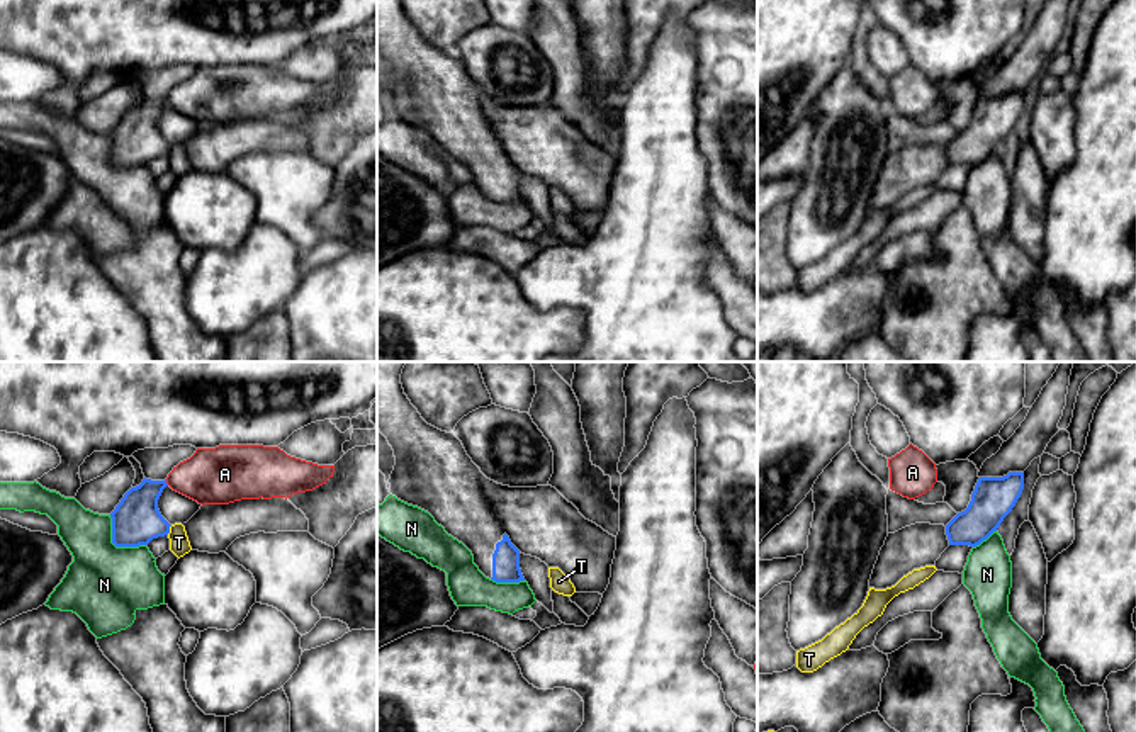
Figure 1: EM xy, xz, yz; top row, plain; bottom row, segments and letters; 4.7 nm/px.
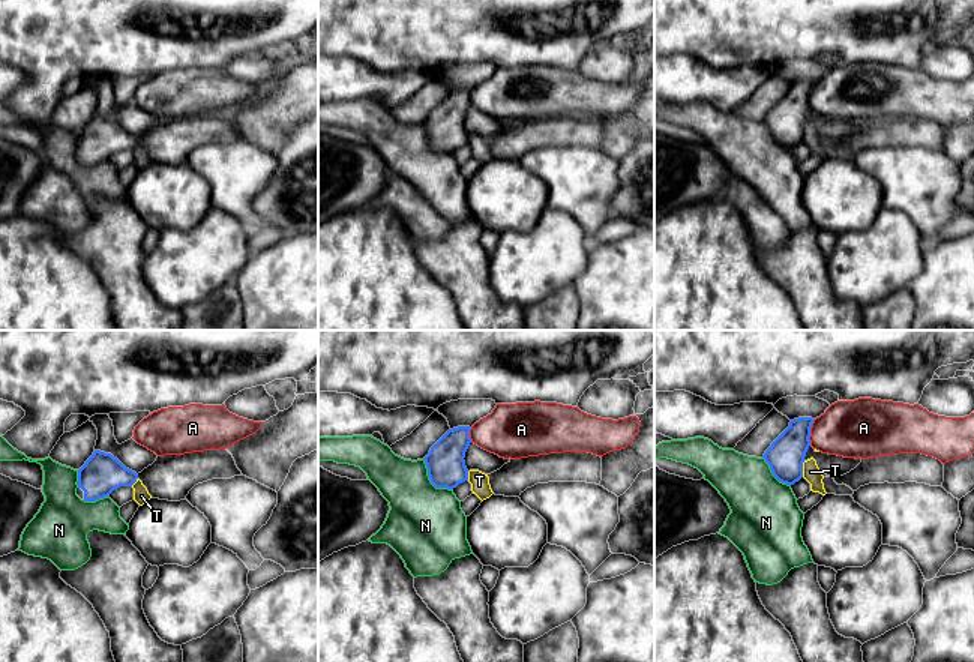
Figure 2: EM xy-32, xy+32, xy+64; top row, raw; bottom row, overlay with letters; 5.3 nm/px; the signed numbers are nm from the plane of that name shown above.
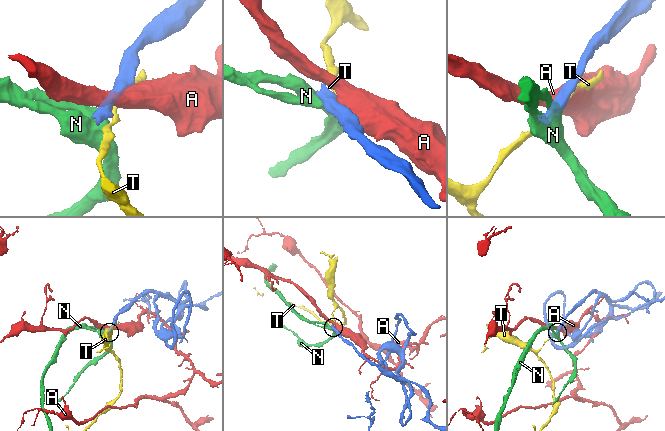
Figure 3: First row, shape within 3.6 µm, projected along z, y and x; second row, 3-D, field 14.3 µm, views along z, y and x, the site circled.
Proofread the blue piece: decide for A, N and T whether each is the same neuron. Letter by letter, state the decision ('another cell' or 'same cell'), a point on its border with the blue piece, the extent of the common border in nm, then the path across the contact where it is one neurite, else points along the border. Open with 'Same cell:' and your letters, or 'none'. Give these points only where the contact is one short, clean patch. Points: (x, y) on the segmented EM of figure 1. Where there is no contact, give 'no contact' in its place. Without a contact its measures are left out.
Same cell: none
A: another cell; meets blue in xy at (165, 483); contact 40 nm long
N: another cell; meets blue in xy at (116, 546); contact 220 nm long; border along xy (109, 515), (111, 540), (116, 546), (145, 546)
T: another cell; meets blue in xy at (168, 530); contact 50 nm long

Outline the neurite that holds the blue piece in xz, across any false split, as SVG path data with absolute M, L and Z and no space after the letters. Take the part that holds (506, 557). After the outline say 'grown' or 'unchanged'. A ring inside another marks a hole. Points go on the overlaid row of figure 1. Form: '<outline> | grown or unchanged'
M377 362L377 428L394 450L396 465L391 474L391 494L428 511L448 535L462 542L474 555L479 571L496 583L525 581L520 555L531 555L548 567L559 567L574 584L576 593L603 594L610 584L616 537L586 520L555 487L509 487L487 479L467 455L455 433L428 425L404 394L401 374L406 362Z | grown

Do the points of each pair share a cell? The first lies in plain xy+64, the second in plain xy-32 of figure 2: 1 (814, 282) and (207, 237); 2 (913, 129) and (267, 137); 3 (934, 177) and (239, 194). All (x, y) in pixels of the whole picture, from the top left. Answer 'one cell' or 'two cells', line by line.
1: two cells
2: two cells
3: one cell

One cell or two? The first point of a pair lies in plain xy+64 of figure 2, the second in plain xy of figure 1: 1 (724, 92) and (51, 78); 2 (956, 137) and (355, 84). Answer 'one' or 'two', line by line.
1: one
2: one

